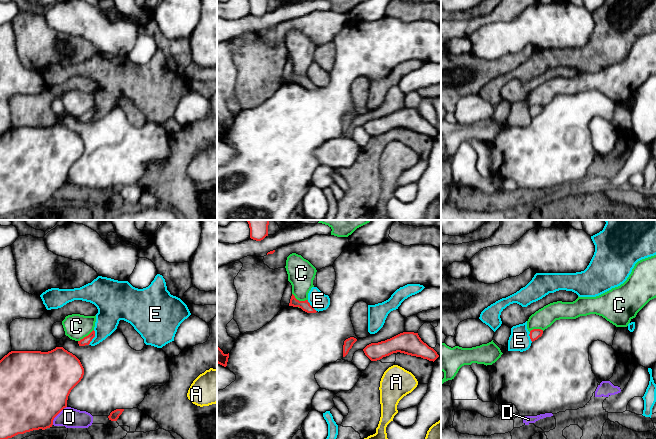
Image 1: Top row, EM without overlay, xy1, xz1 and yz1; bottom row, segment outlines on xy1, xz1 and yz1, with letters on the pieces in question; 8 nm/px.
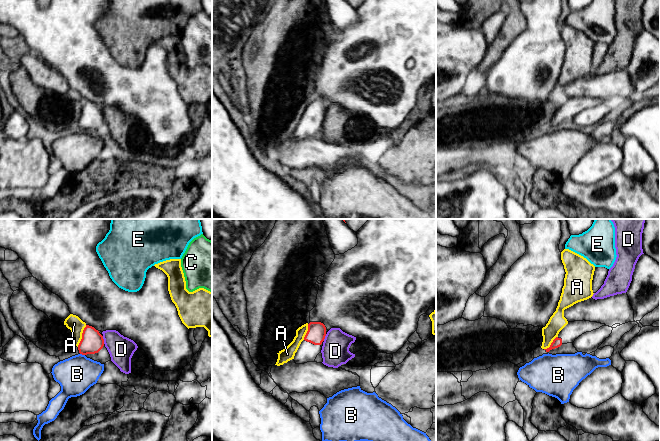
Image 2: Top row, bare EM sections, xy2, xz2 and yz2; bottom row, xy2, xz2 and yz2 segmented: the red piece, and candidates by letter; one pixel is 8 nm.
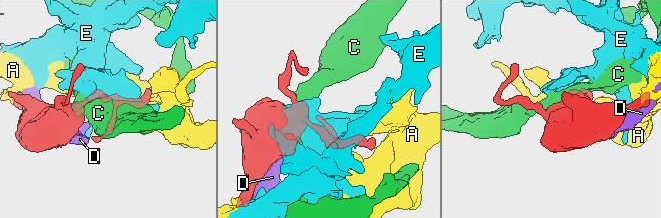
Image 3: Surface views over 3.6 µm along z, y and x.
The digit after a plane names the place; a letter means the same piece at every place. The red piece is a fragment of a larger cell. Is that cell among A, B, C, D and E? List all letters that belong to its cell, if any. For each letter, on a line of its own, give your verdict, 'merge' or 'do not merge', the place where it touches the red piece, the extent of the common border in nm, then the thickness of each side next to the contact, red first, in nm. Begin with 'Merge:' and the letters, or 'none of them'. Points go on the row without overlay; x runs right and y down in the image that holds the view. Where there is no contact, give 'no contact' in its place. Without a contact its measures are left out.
Merge: none of them
A: do not merge; contact xy2 (82, 112); length 190 nm; calibres 180 and 120 nm
B: do not merge; contact xy2 (82, 130); length 40 nm; calibres 180 and 300 nm
C: do not merge; contact xz1 (298, 76); length 140 nm; calibres 80 and 220 nm
D: do not merge; contact xy1 (57, 190); length 190 nm; calibres 500 and 160 nm
E: do not merge; contact xy1 (93, 113); length 130 nm; calibres 70 and 200 nm

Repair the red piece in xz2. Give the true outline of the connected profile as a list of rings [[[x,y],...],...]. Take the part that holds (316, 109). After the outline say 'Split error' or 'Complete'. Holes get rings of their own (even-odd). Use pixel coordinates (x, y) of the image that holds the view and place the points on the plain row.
[[[310,98],[308,107],[294,132],[296,140],[314,138],[321,128],[321,120],[326,112],[326,103],[321,98]]]. Split error

